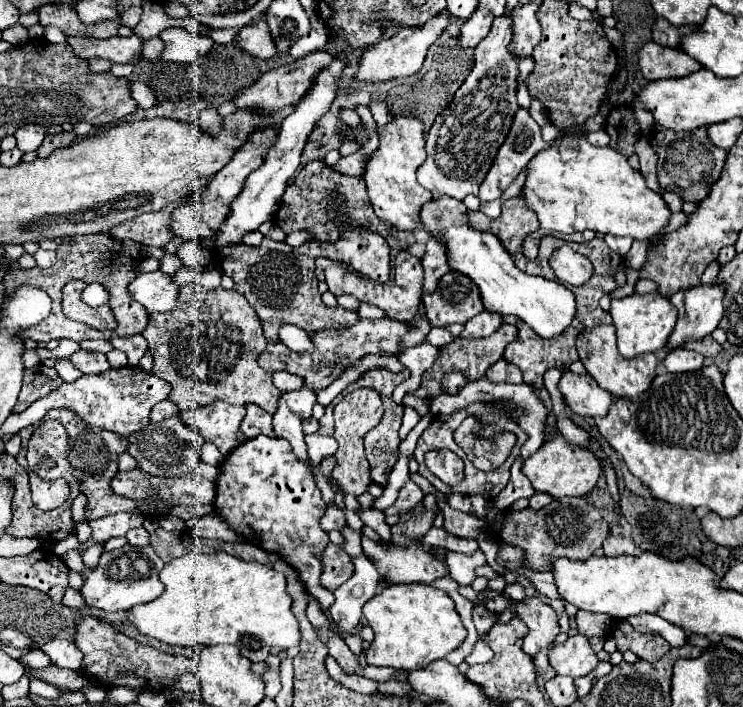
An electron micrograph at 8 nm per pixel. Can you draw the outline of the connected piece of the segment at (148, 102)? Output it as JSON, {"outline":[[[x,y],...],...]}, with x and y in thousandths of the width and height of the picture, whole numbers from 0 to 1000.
{"outline":[[[179,116],[176,127],[179,127],[179,139],[187,147],[187,153],[203,153],[203,150],[209,150],[209,136],[206,136],[206,130],[195,119]]]}

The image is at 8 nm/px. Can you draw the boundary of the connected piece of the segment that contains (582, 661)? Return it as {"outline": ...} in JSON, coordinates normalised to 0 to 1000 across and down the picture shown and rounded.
{"outline":[[[782,897],[766,900],[758,911],[744,911],[736,922],[736,931],[747,953],[769,959],[795,953],[806,936],[793,914],[793,905]]]}

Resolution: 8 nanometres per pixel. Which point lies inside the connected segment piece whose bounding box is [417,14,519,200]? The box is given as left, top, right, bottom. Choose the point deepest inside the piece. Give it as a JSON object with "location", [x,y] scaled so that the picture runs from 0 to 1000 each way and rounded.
{"location":[624,197]}

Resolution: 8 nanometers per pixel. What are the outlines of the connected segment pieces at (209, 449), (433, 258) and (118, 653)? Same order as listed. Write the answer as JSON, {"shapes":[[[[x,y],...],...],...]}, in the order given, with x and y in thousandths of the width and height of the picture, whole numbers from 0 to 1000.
{"shapes":[[[[276,625],[271,635],[271,649],[279,656],[293,659],[301,645],[287,627]]],[[[591,337],[575,339],[575,354],[572,354],[567,373],[569,373],[569,382],[572,382],[569,405],[572,405],[572,416],[575,416],[575,413],[583,413],[585,405],[588,405],[588,396],[599,385],[604,385],[604,365],[602,365],[599,348],[596,348],[596,342],[591,342]]],[[[114,871],[106,874],[106,885],[101,885],[101,914],[114,925],[112,950],[117,956],[133,959],[139,970],[176,970],[184,976],[219,976],[225,962],[241,959],[244,953],[265,948],[265,928],[230,928],[219,925],[203,914],[192,914],[174,900],[155,894],[149,885],[136,883],[133,877]]]]}

